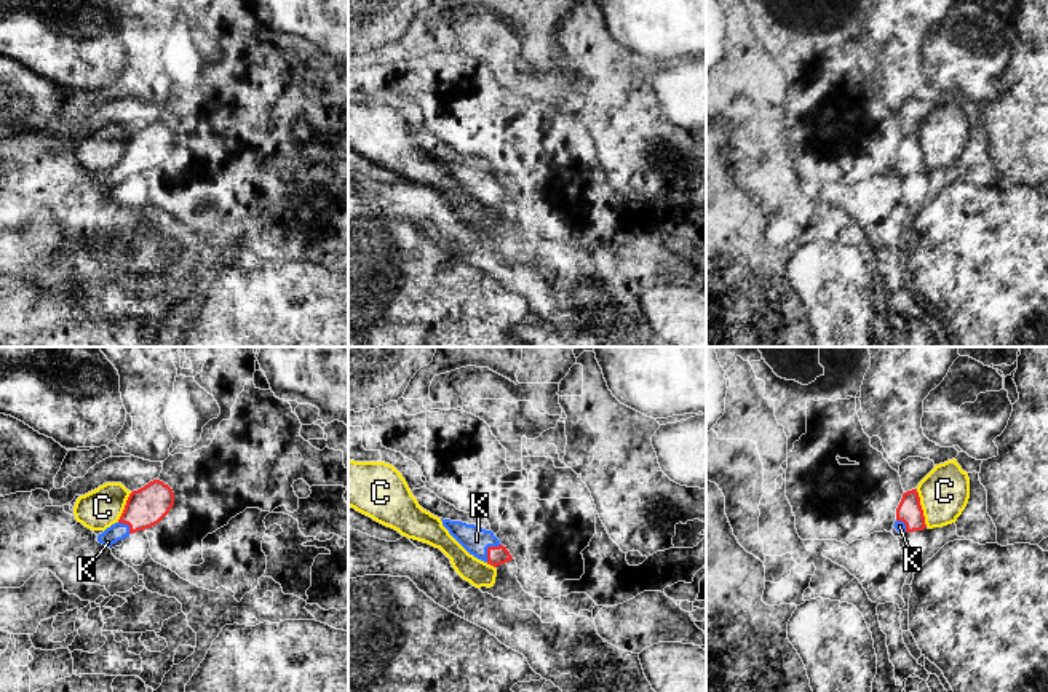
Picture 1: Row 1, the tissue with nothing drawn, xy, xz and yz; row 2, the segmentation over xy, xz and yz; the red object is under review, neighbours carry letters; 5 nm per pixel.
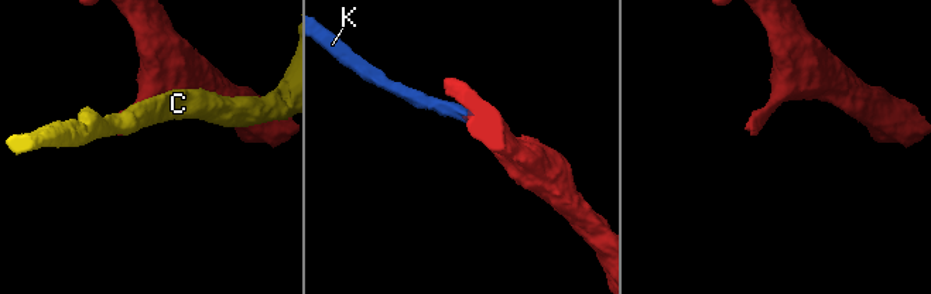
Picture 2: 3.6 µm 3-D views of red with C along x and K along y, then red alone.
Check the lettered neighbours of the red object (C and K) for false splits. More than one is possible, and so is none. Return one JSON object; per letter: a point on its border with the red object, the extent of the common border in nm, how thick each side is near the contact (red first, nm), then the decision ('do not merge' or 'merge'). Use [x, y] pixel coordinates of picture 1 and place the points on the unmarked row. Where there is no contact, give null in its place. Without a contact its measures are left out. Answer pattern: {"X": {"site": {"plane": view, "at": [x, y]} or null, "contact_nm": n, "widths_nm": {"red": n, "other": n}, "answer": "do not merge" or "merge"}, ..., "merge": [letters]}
{"C": {"site": {"plane": "yz", "at": [920, 151]}, "contact_nm": 200, "widths_nm": {"red": 130, "other": 240}, "answer": "do not merge"}, "K": {"site": {"plane": "xz", "at": [488, 190]}, "contact_nm": 120, "widths_nm": {"red": 100, "other": 140}, "answer": "merge"}, "merge": ["K"]}

